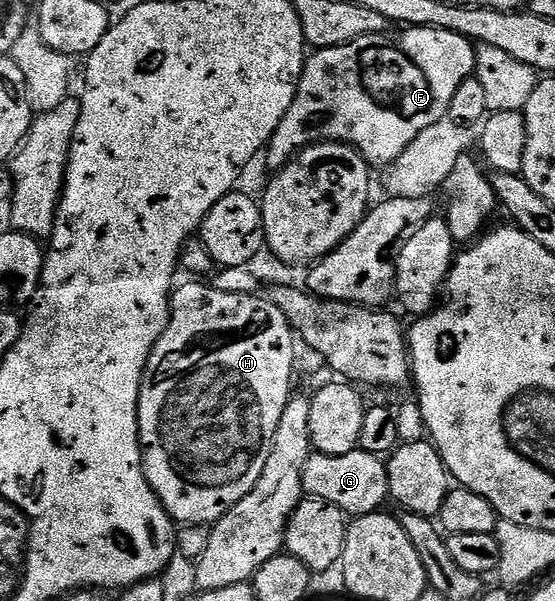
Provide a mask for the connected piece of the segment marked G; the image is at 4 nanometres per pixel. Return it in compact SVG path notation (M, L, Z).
M364 450L344 453L343 455L319 455L311 454L308 465L304 465L304 477L302 478L302 490L309 498L326 499L332 505L346 512L347 516L372 515L379 510L382 502L387 502L390 494L388 485L388 473L386 463L381 458Z

